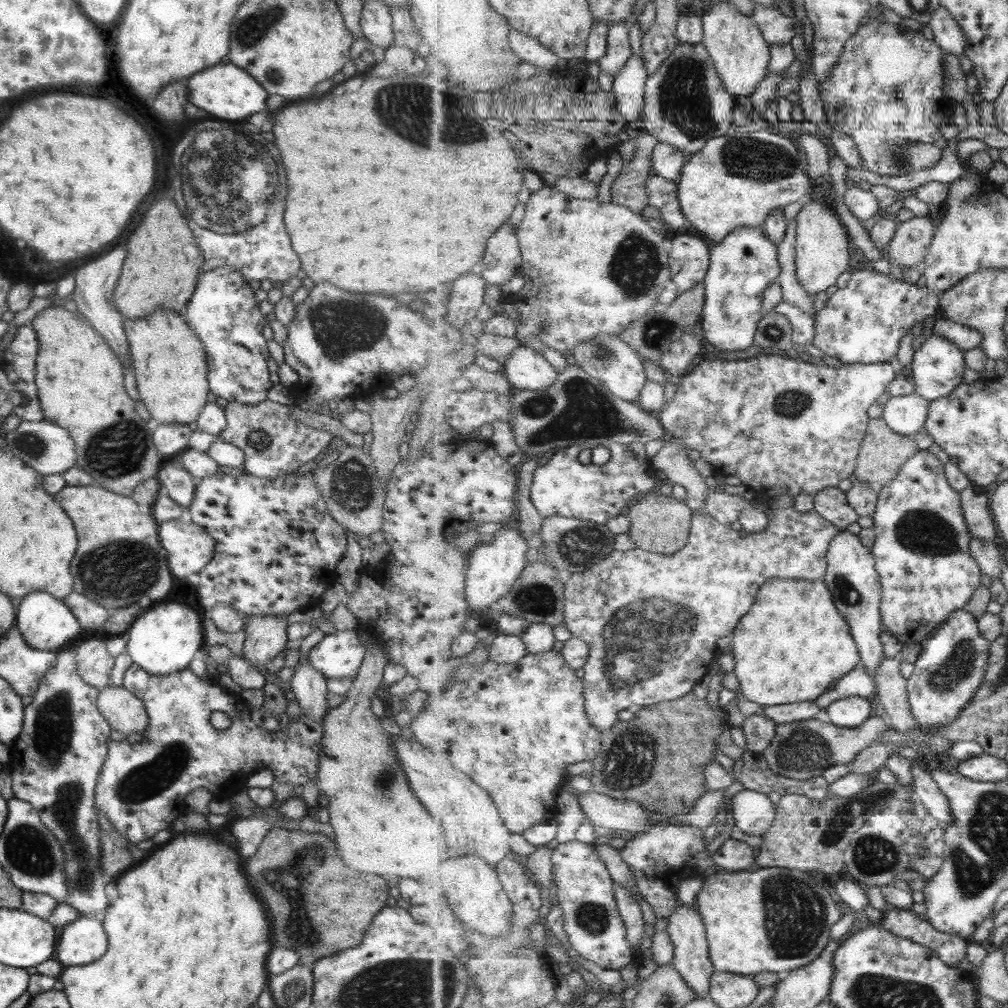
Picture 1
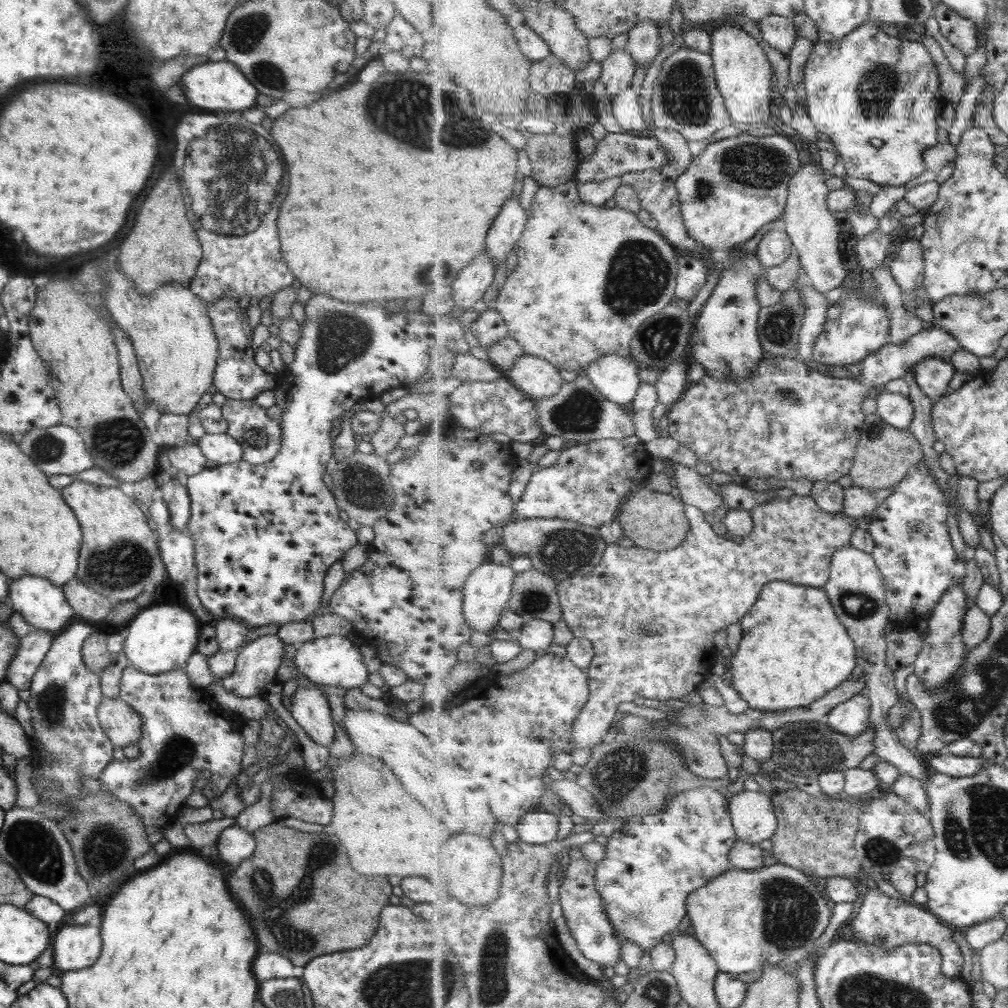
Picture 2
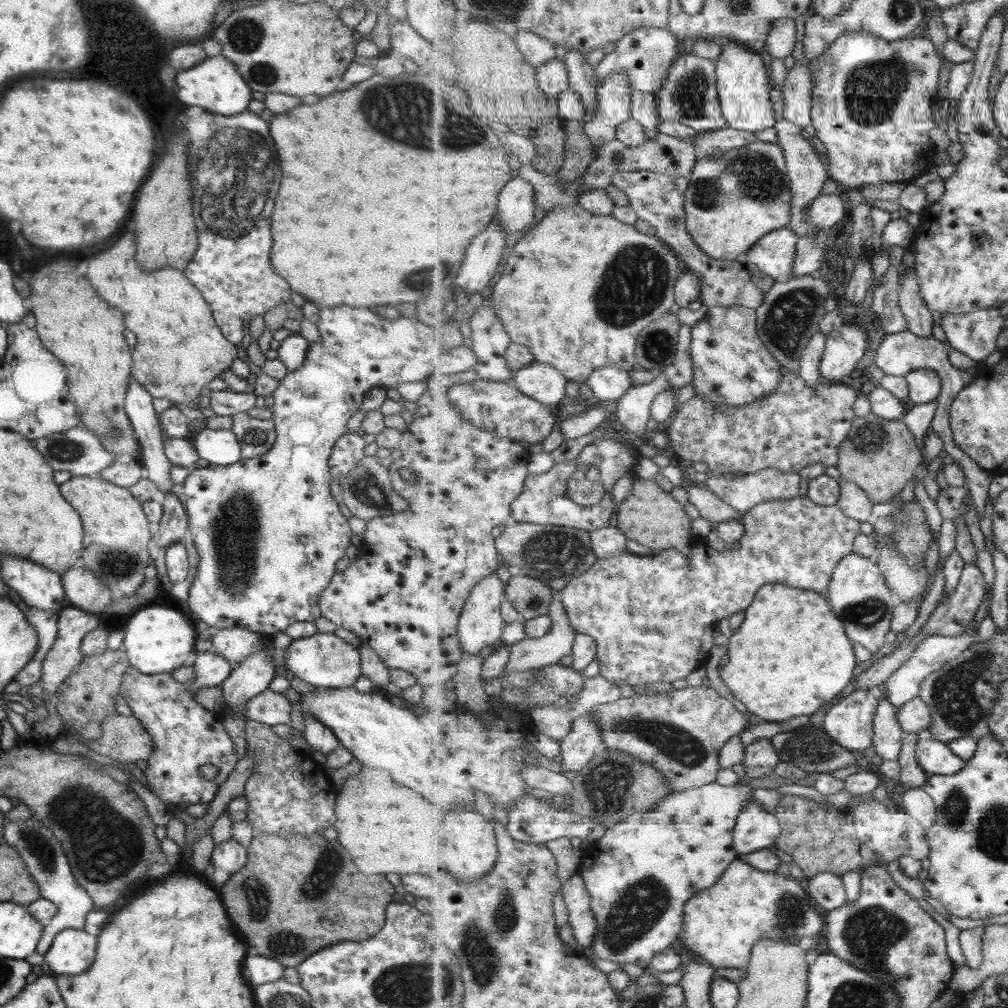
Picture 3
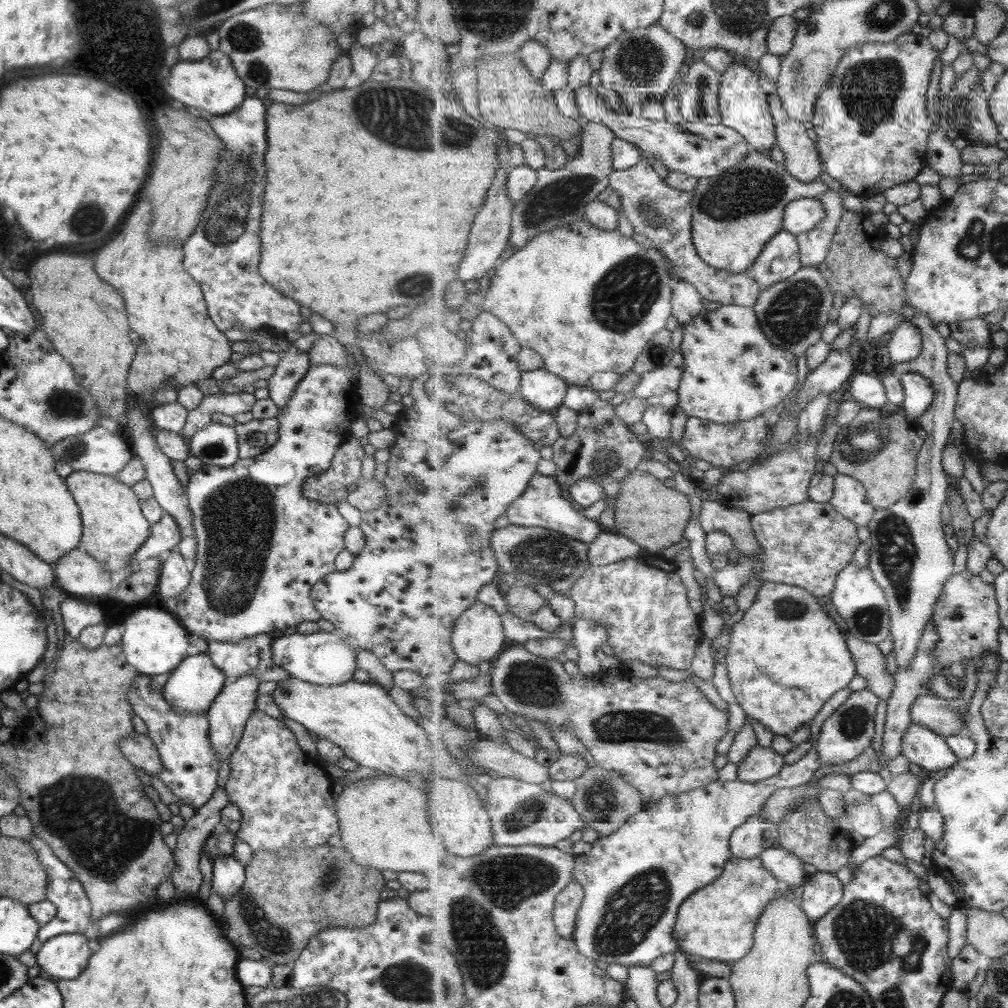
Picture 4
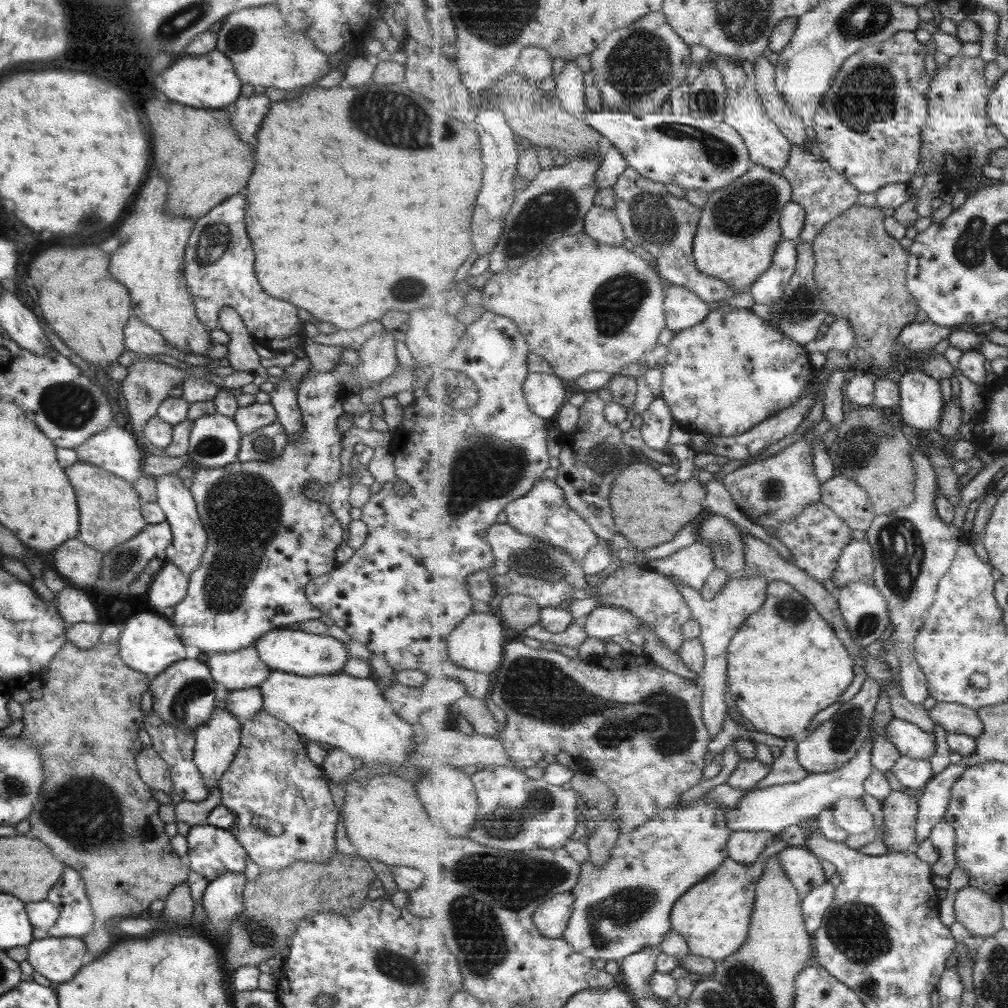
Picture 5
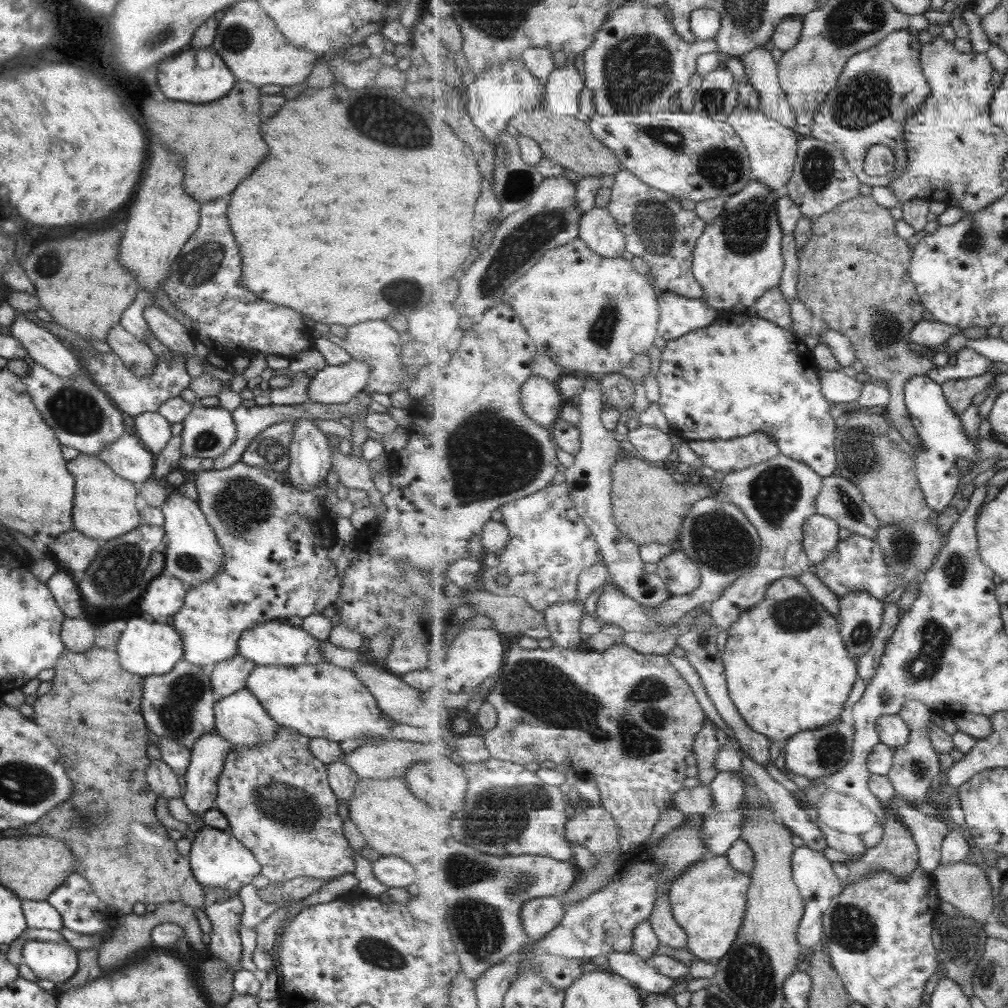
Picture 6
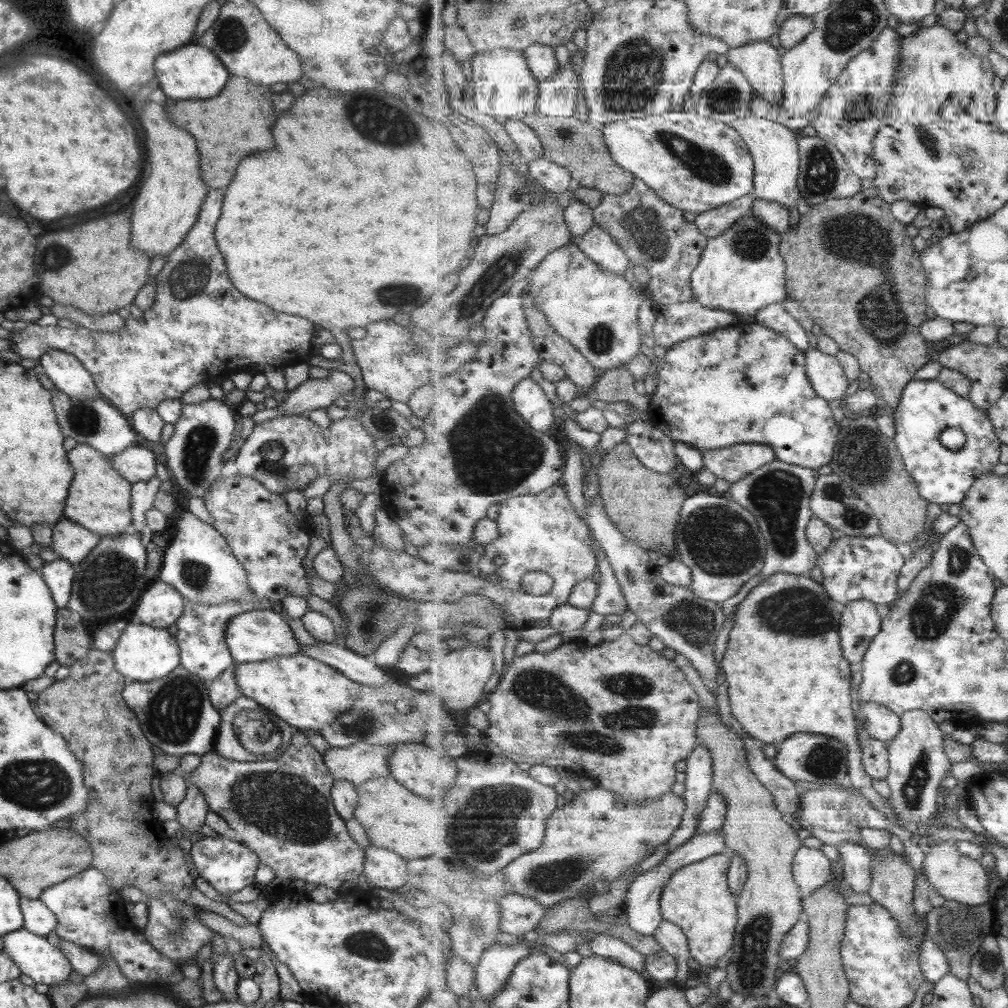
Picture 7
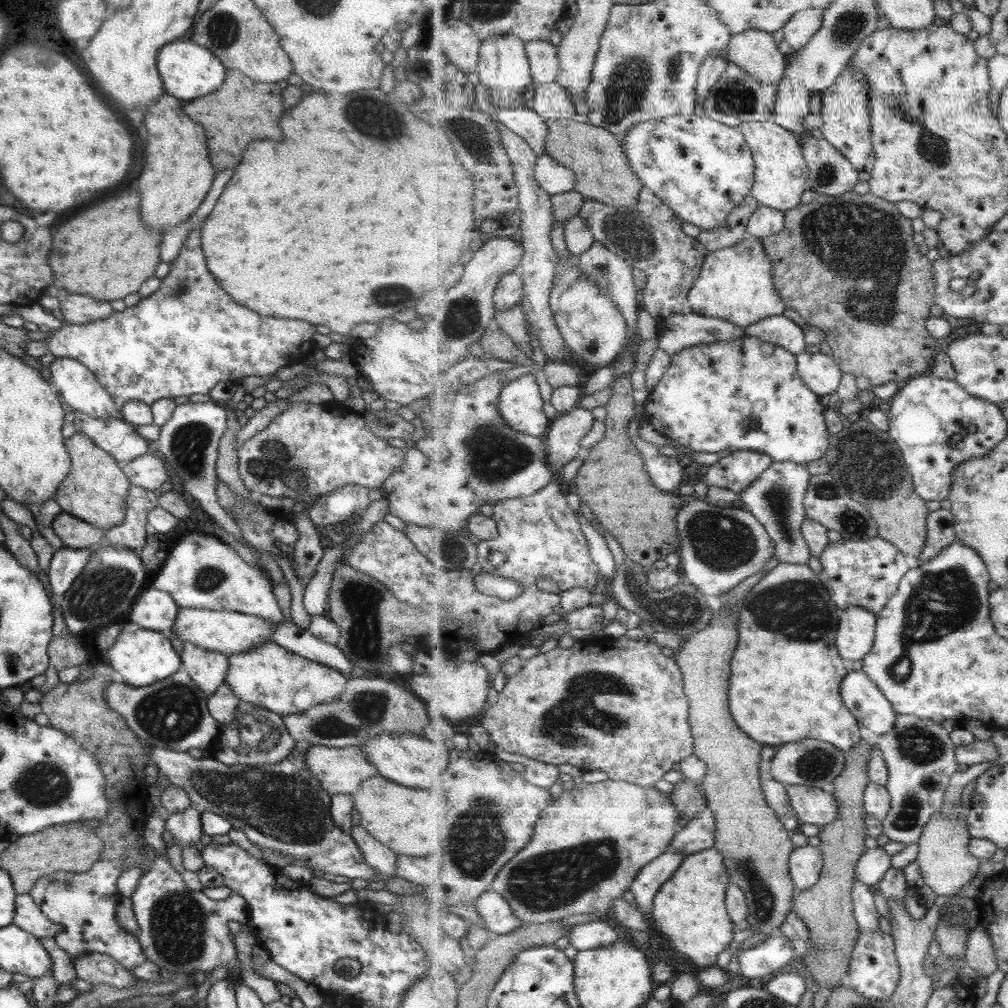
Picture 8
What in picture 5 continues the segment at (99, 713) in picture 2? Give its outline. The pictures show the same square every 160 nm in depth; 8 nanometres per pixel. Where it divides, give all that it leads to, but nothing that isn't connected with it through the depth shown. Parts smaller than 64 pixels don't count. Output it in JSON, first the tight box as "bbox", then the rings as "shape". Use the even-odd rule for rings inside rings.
{"bbox":[135,746,173,794],"shape":[[[144,746],[140,749],[135,764],[138,777],[149,788],[165,794],[173,792],[168,767],[151,747]]]}

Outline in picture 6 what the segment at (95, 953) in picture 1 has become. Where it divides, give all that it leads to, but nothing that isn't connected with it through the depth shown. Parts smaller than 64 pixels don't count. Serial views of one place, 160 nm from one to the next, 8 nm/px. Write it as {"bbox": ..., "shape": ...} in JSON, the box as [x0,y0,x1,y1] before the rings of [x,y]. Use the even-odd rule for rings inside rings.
{"bbox":[21,940,77,984],"shape":[[[28,940],[22,946],[21,962],[25,963],[37,979],[54,984],[66,982],[77,970],[76,952],[64,944]]]}

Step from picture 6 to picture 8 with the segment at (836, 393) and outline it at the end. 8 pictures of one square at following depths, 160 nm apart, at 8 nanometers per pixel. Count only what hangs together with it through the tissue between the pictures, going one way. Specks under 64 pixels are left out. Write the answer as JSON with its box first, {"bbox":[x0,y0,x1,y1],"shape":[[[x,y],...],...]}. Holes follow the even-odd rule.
{"bbox":[798,351,844,397],"shape":[[[803,351],[798,354],[798,373],[802,375],[803,382],[821,397],[837,392],[844,377],[833,355],[820,352]]]}

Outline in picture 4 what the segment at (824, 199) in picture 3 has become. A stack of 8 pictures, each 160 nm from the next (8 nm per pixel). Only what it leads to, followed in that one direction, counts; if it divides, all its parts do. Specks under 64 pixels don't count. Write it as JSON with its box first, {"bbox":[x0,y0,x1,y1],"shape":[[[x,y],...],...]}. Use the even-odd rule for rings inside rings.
{"bbox":[784,198,826,234],"shape":[[[819,198],[793,200],[786,206],[784,230],[791,234],[809,231],[826,217],[826,210]]]}

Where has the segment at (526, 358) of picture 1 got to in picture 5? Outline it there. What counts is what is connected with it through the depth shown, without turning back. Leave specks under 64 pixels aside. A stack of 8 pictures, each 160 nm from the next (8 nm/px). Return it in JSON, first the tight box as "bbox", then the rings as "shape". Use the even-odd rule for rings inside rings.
{"bbox":[524,373,569,421],"shape":[[[529,373],[524,393],[532,411],[541,418],[554,421],[562,406],[567,403],[569,384],[555,373]]]}

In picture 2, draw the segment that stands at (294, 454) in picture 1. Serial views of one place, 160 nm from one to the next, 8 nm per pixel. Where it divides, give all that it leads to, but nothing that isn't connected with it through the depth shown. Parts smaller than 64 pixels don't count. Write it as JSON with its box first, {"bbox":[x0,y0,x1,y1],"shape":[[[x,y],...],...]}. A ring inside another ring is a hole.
{"bbox":[220,399,281,465],"shape":[[[226,399],[225,404],[220,407],[223,418],[227,421],[226,432],[231,438],[240,444],[243,459],[252,465],[262,465],[270,461],[280,449],[281,429],[278,421],[267,418],[265,409],[257,406],[253,400],[236,401]]]}

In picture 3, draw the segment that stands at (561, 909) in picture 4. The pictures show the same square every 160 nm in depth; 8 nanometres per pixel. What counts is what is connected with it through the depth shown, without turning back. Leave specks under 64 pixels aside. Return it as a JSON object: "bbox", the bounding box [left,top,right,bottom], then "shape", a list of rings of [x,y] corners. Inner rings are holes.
{"bbox":[562,873,599,951],"shape":[[[576,873],[563,883],[562,898],[568,909],[568,922],[574,938],[588,951],[597,942],[599,923],[591,912],[591,896],[581,874]]]}

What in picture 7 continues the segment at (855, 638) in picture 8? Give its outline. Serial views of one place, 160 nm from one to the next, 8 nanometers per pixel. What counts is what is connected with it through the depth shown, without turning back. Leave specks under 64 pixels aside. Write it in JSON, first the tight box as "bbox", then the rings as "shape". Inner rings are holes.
{"bbox":[840,600,883,662],"shape":[[[869,600],[853,601],[842,611],[840,632],[846,659],[862,662],[875,637],[881,633],[883,609]]]}

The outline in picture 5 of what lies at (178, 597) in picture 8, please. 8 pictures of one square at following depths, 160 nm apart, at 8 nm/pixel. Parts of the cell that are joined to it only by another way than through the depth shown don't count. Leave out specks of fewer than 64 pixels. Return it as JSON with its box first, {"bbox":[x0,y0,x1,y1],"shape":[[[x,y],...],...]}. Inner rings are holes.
{"bbox":[155,473,207,577],"shape":[[[175,473],[162,474],[161,476],[155,476],[155,503],[158,508],[162,510],[165,523],[169,525],[171,530],[171,546],[175,549],[175,556],[168,562],[175,565],[186,577],[195,571],[199,567],[199,561],[203,557],[203,551],[207,544],[207,535],[201,522],[199,522],[199,516],[196,512],[195,502],[192,500],[191,494],[187,488],[181,483],[181,479],[177,477]]]}

